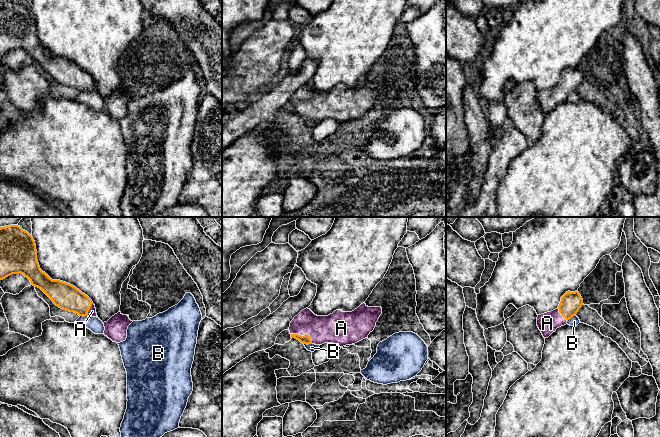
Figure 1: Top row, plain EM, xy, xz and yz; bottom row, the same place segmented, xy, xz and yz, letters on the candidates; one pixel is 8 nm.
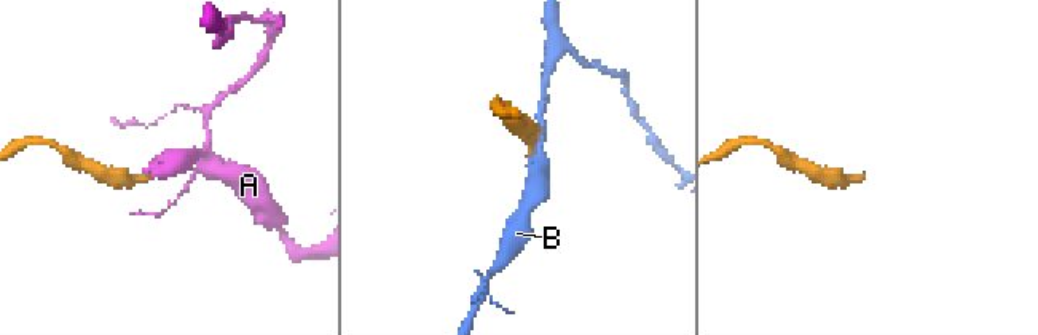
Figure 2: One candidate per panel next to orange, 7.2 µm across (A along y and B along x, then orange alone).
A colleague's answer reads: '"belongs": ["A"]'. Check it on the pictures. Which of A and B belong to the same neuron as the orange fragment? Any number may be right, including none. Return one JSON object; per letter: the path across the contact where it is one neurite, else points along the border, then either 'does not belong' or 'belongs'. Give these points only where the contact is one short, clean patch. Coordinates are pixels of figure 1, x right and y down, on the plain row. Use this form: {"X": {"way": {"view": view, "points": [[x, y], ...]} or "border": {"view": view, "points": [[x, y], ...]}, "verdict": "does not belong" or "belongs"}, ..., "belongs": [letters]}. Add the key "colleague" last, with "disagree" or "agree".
{"A": {"way": {"view": "xz", "points": [[305, 115], [304, 111], [310, 105], [334, 104]]}, "verdict": "belongs"}, "B": {"border": {"view": "yz", "points": [[574, 91], [567, 98]]}, "verdict": "does not belong"}, "belongs": ["A"], "colleague": "agree"}

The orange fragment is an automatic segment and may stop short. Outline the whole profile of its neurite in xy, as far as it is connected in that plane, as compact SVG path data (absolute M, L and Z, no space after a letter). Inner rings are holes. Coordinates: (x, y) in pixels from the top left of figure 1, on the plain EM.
M18 1L0 3L0 56L19 49L27 53L31 61L40 64L59 84L74 88L79 92L98 94L95 81L87 71L69 59L52 56L40 45L35 17L27 7Z

